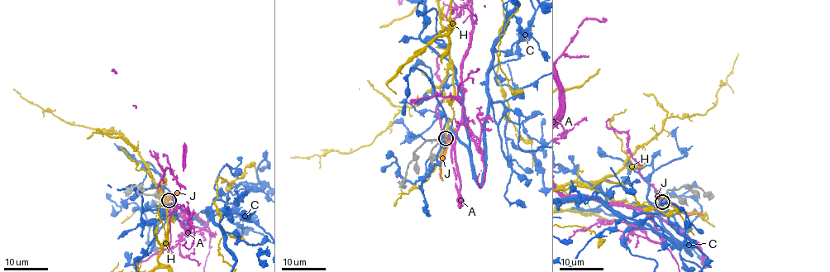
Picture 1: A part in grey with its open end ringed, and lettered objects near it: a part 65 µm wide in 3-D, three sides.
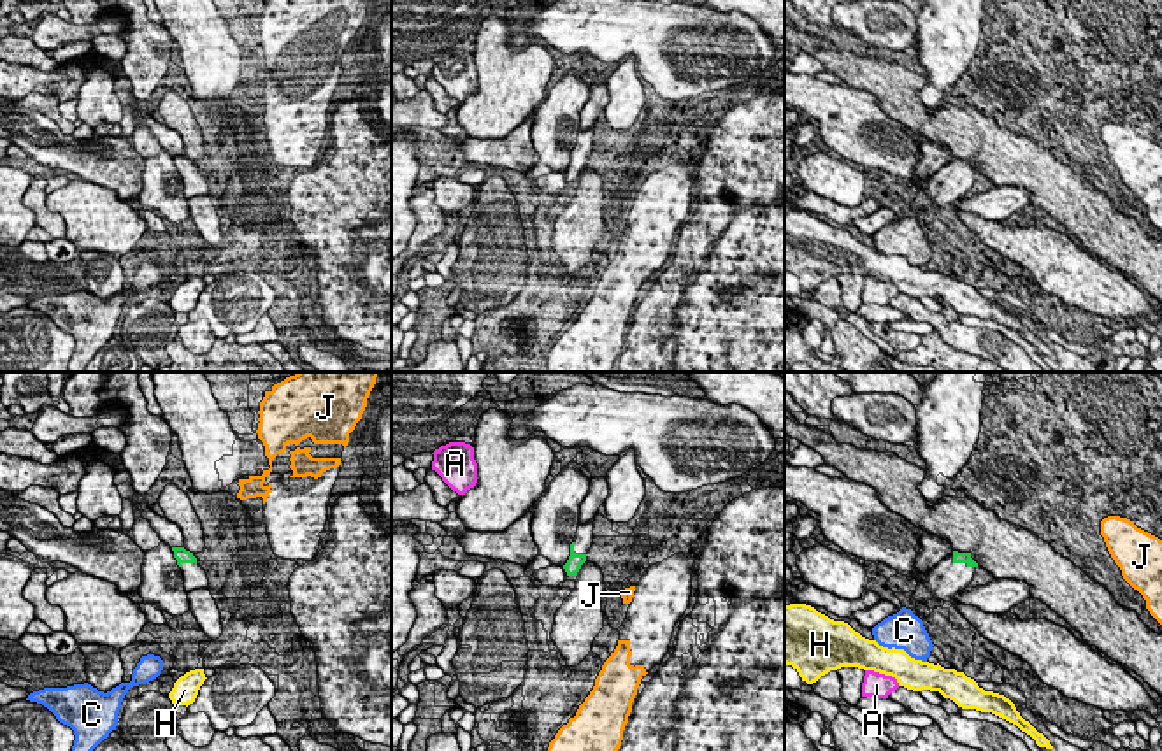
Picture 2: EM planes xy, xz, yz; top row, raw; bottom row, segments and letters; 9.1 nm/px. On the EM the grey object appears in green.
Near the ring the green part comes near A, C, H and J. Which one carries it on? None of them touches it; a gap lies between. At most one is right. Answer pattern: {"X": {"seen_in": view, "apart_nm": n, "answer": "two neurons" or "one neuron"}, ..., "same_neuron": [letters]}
{"A": {"seen_in": "xz", "apart_nm": 1050, "answer": "two neurons"}, "C": {"seen_in": "yz", "apart_nm": 600, "answer": "one neuron"}, "H": {"seen_in": "yz", "apart_nm": 900, "answer": "two neurons"}, "J": {"seen_in": "xz", "apart_nm": 440, "answer": "two neurons"}, "same_neuron": ["C"]}

